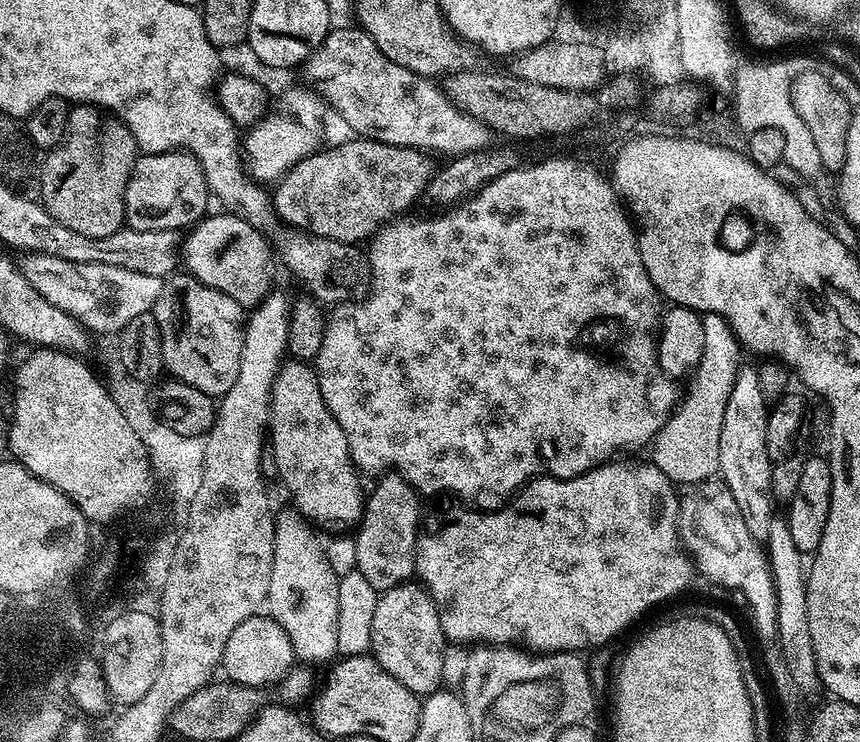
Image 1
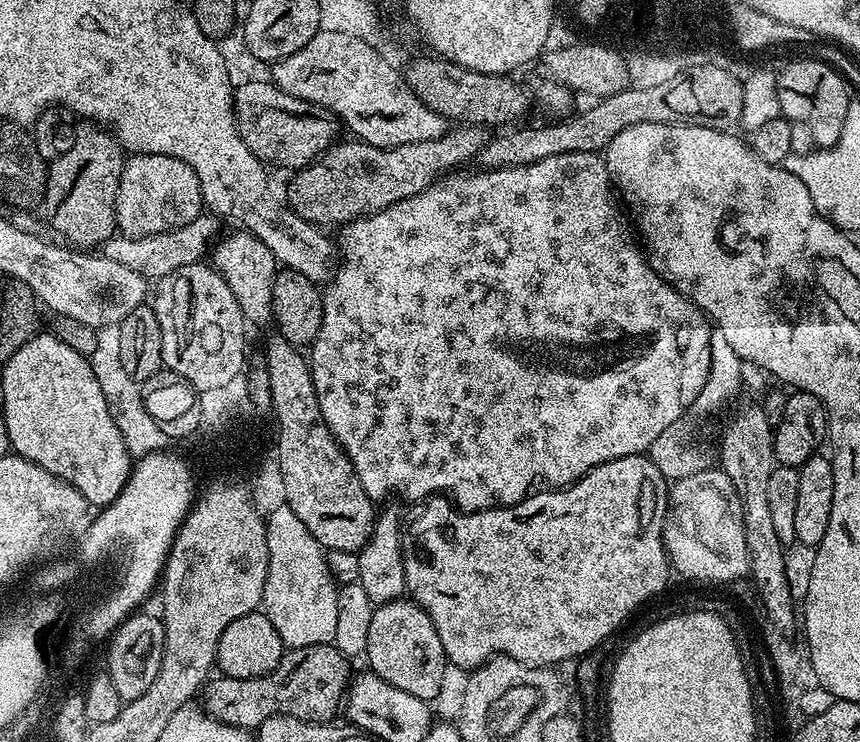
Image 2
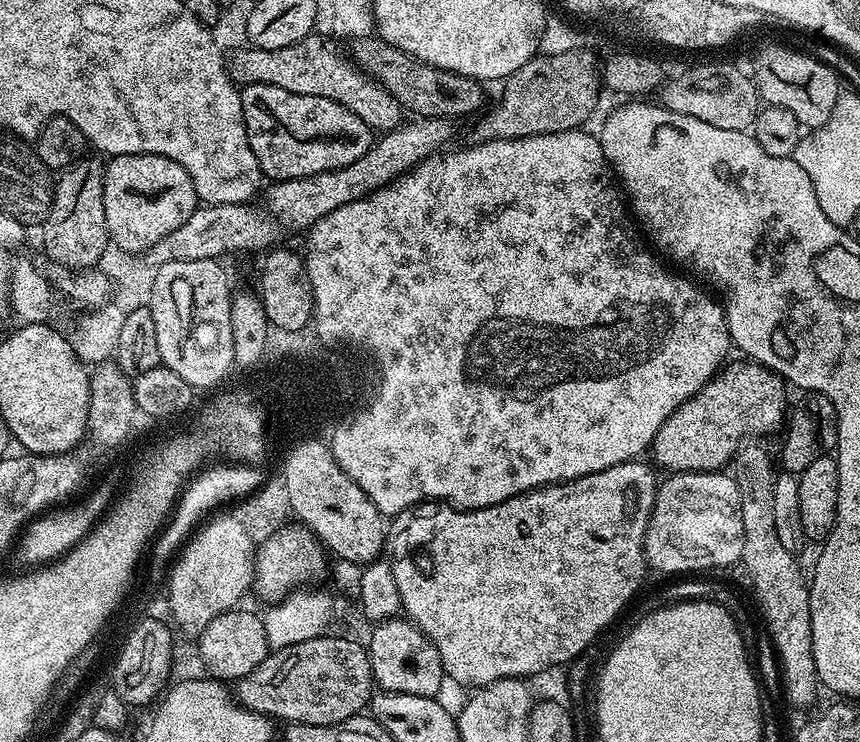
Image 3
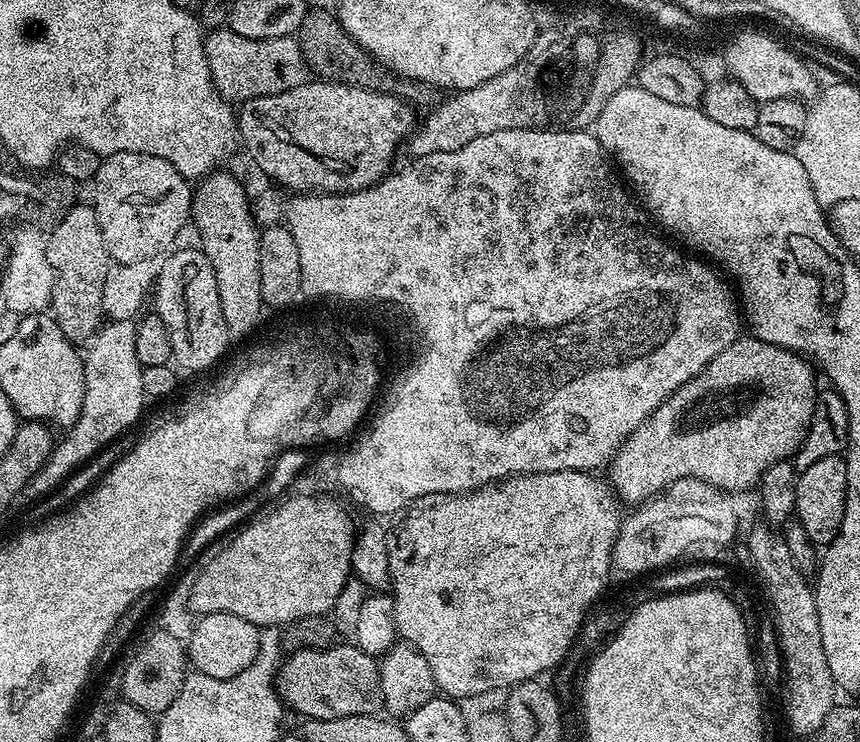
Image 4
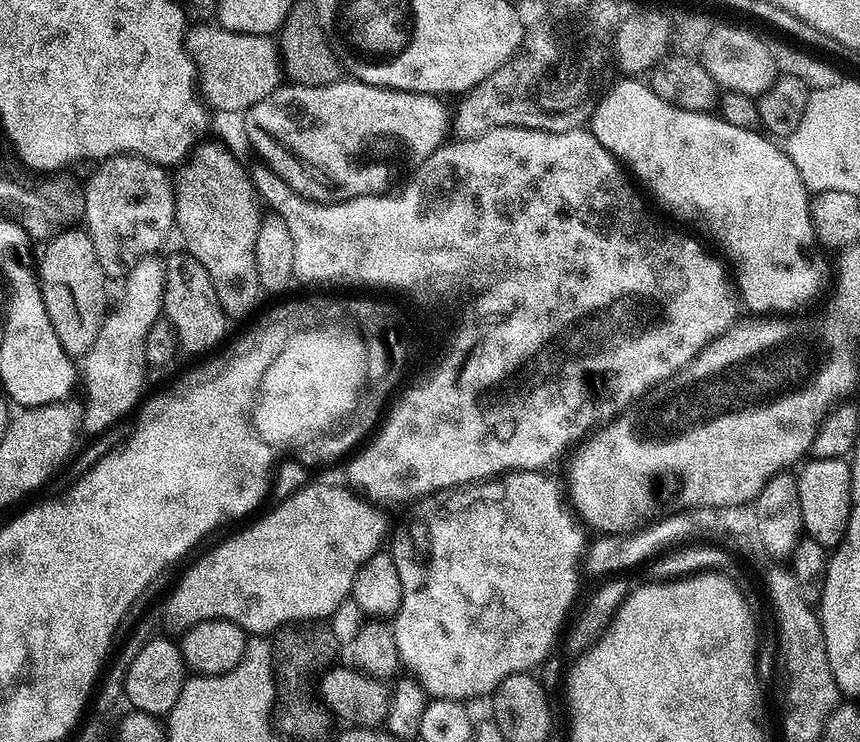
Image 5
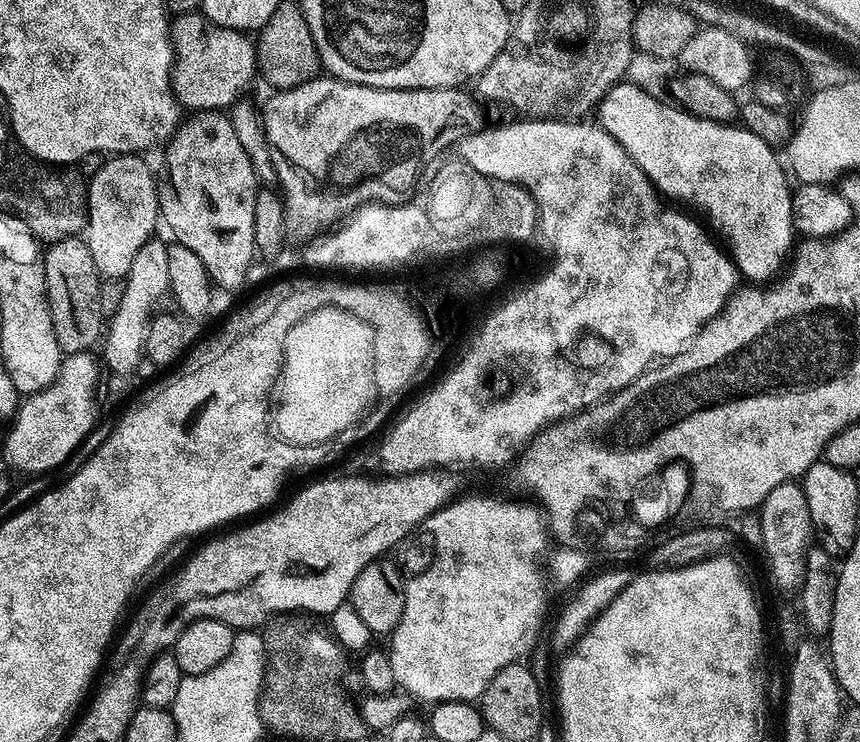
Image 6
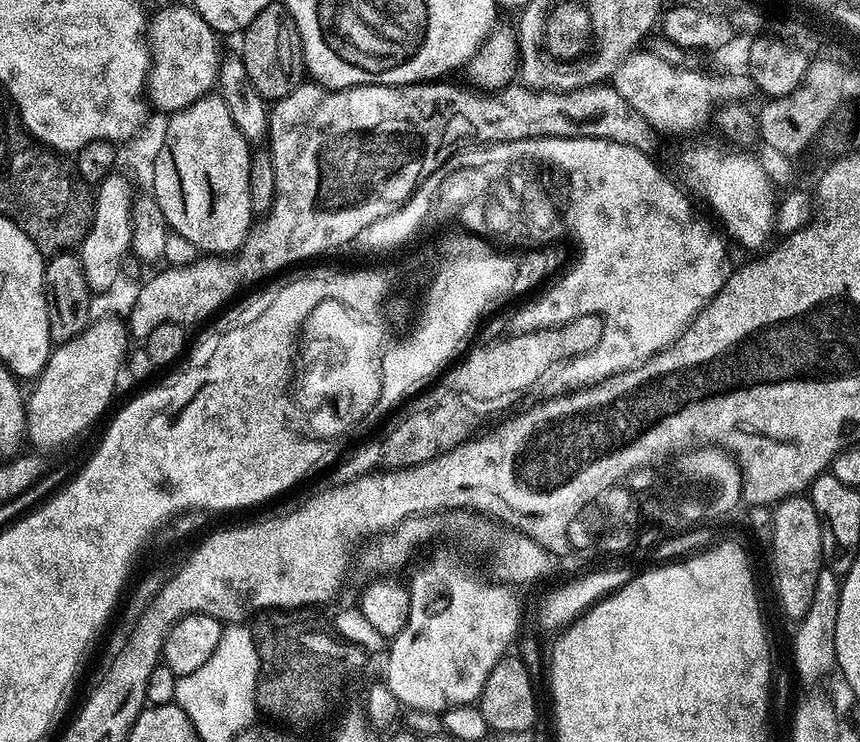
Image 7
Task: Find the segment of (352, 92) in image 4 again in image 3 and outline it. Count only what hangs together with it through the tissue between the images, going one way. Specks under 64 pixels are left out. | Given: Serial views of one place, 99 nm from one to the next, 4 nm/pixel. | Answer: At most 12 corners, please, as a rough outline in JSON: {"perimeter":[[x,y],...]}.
{"perimeter":[[246,84],[240,97],[262,102],[296,142],[358,140],[374,133],[330,98]]}

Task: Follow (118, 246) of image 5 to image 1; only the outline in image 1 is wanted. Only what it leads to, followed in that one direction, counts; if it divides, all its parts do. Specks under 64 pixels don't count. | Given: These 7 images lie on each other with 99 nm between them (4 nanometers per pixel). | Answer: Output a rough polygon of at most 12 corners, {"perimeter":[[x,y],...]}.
{"perimeter":[[191,152],[140,154],[126,186],[134,230],[187,229],[209,211]]}

